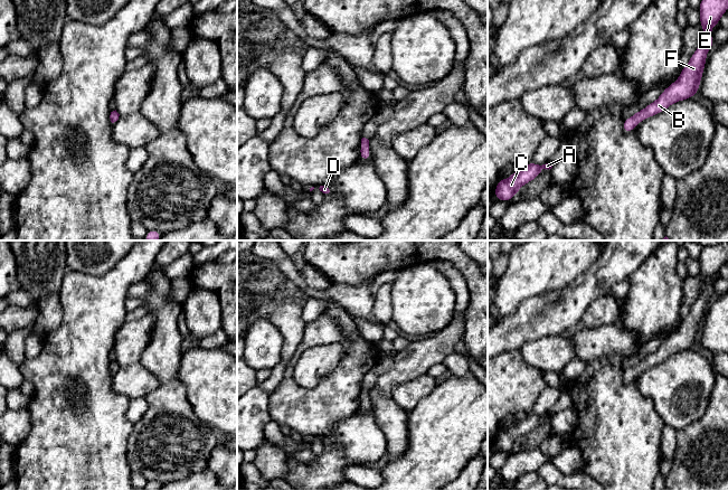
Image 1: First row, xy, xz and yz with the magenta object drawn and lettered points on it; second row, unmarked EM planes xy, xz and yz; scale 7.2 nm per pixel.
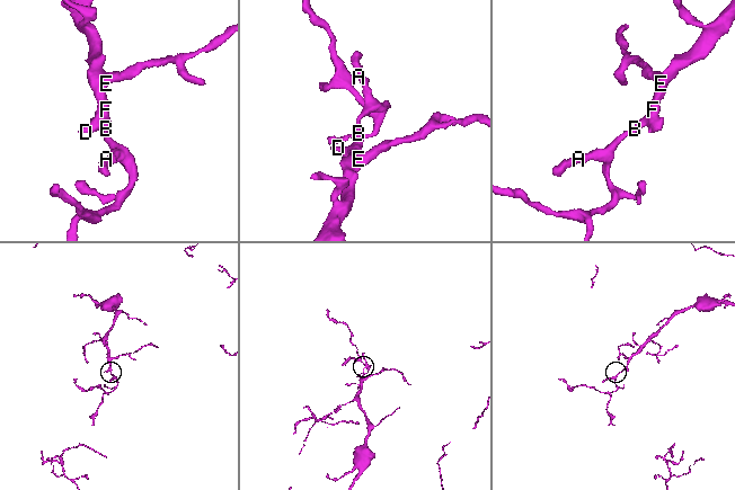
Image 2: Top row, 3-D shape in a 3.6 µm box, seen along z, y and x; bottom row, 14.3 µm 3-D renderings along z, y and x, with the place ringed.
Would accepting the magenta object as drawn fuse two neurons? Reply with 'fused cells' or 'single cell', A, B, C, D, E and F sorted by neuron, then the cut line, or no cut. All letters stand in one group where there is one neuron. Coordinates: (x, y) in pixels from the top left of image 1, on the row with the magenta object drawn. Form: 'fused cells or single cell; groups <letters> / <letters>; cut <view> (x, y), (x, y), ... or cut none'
single cell; groups A B C D E F; cut none

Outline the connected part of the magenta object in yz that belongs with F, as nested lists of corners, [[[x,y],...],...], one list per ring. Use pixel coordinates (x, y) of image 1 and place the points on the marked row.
[[[701,0],[699,6],[700,25],[703,35],[697,50],[690,57],[688,65],[681,68],[679,78],[668,86],[659,98],[645,108],[637,111],[623,123],[623,132],[630,133],[644,119],[656,115],[666,110],[673,103],[693,97],[699,89],[706,65],[707,53],[715,46],[711,37],[711,28],[719,23],[721,16],[727,12],[728,0]]]

